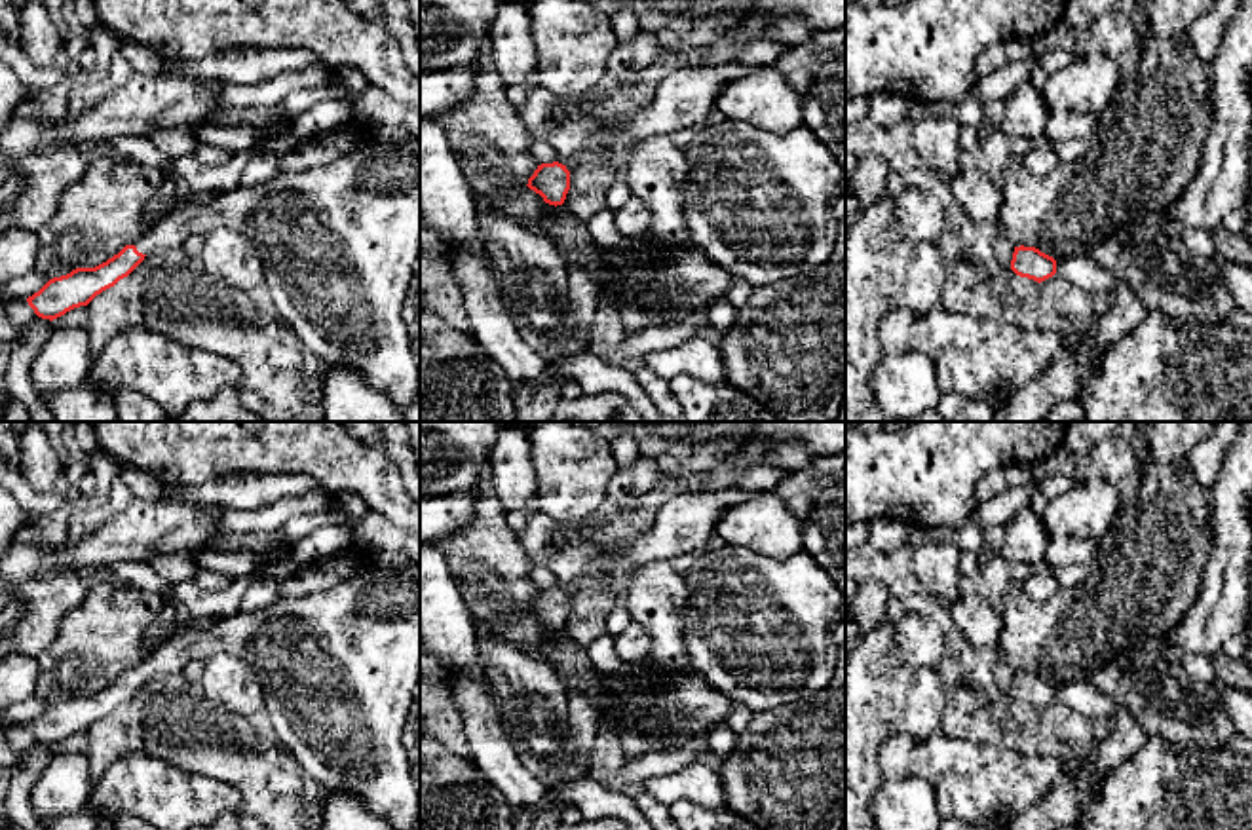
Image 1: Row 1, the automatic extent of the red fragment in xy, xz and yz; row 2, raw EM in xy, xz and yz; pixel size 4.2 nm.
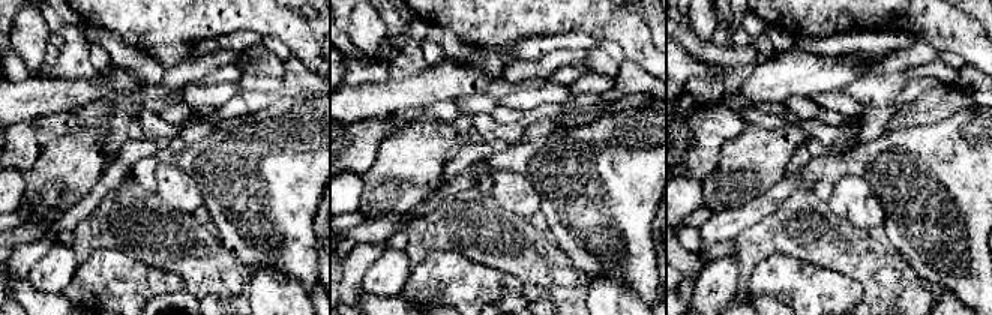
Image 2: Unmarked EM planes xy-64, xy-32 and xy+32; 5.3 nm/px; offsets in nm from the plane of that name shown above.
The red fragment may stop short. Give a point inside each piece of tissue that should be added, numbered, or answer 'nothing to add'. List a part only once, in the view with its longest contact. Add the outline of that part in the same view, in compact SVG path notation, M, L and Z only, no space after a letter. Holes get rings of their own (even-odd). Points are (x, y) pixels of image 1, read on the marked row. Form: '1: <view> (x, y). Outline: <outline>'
1: xy (337, 242). Outline: M420 139L370 141L319 167L279 171L270 180L232 192L201 196L169 211L135 243L150 255L180 247L190 234L205 237L215 228L243 234L262 260L264 283L279 319L313 353L323 368L353 368L403 412L420 395L420 376L401 310L420 251Z

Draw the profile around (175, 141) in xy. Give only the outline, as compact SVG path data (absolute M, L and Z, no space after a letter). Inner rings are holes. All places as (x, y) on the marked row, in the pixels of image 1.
M192 127L160 129L150 135L150 141L169 160L182 154L192 154L201 144L194 137Z

